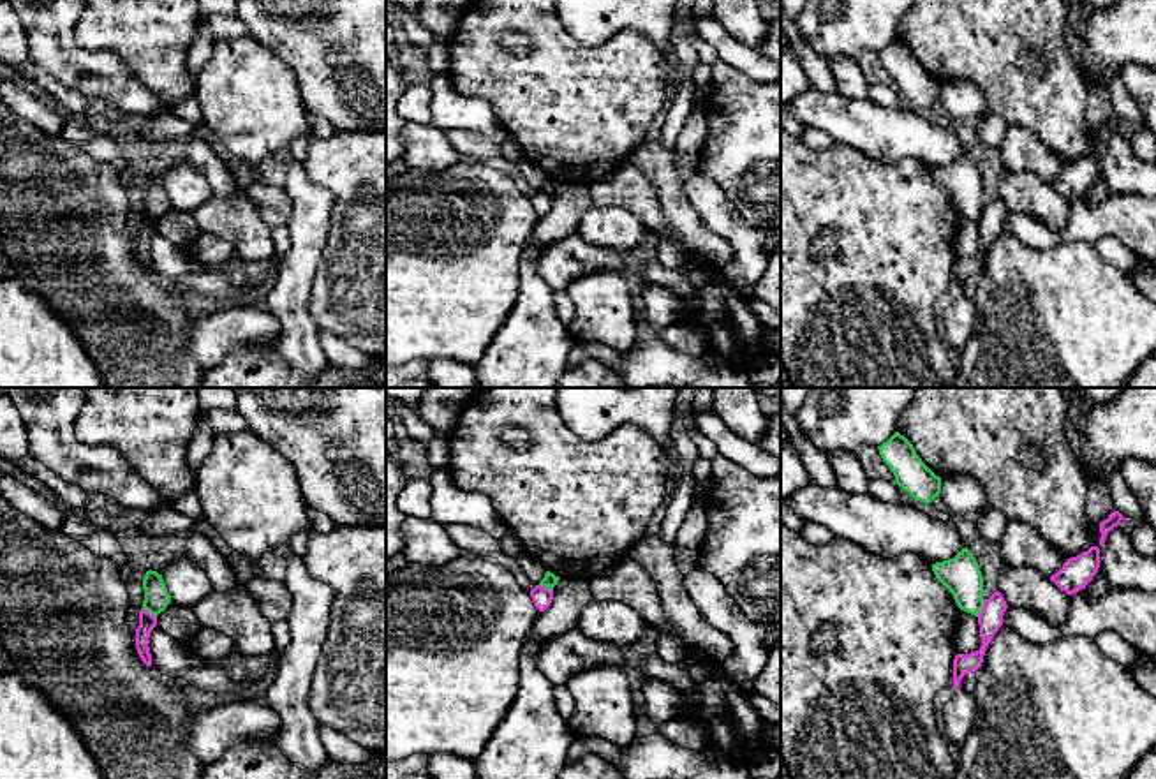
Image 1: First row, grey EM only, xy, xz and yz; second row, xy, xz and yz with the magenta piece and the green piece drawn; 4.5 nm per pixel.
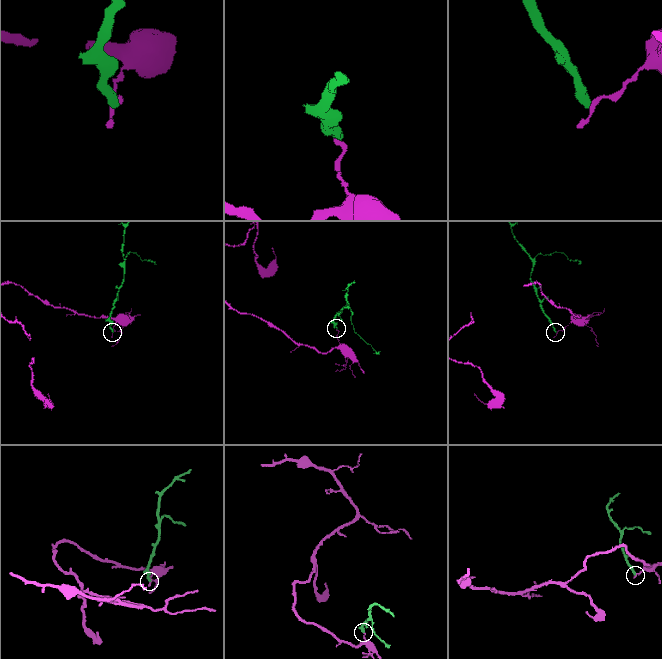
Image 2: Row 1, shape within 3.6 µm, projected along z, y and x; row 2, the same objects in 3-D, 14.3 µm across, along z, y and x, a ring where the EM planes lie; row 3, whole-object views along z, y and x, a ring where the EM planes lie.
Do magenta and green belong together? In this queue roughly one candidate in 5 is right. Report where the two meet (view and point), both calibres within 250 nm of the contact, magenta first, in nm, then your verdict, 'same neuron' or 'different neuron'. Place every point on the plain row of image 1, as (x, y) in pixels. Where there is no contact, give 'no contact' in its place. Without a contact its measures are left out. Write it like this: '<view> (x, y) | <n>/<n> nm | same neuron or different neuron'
yz (982, 214) | 110/180 nm | different neuron

